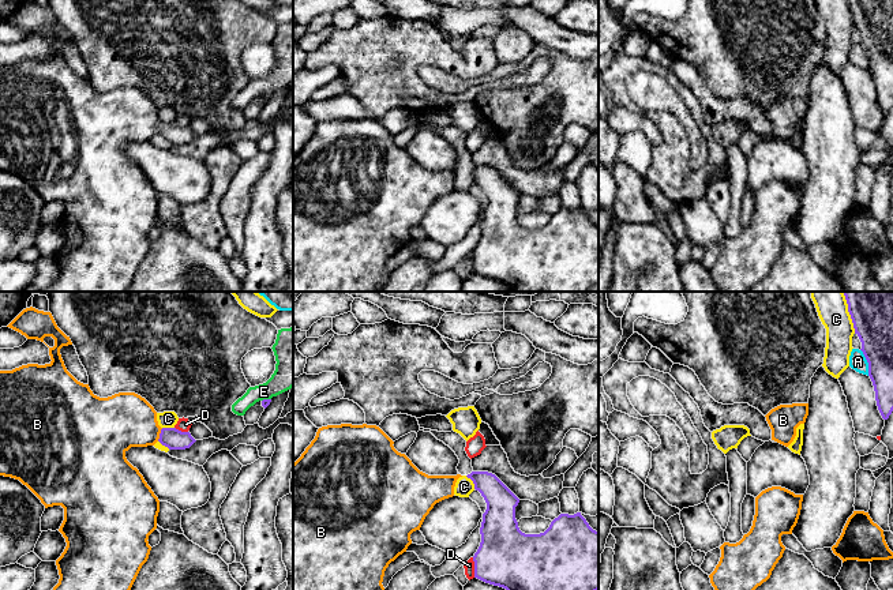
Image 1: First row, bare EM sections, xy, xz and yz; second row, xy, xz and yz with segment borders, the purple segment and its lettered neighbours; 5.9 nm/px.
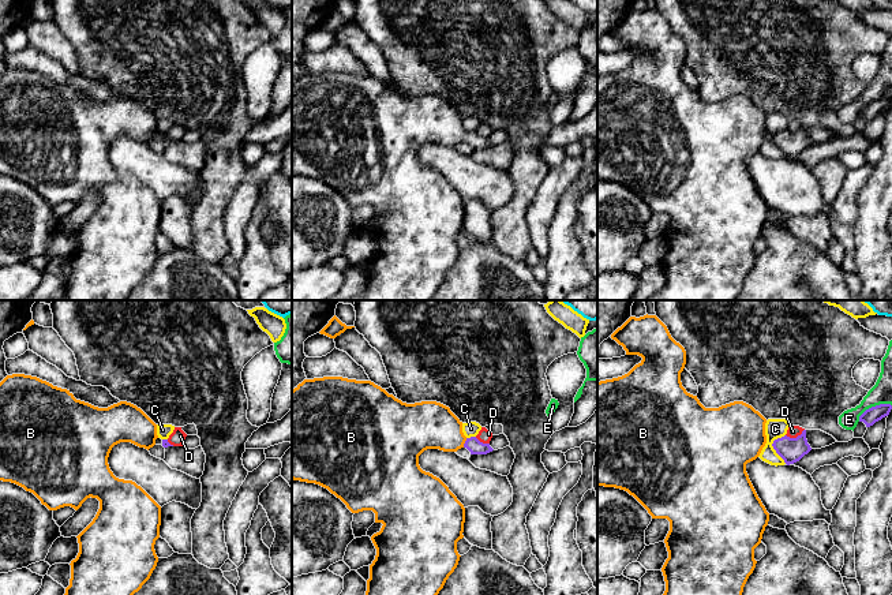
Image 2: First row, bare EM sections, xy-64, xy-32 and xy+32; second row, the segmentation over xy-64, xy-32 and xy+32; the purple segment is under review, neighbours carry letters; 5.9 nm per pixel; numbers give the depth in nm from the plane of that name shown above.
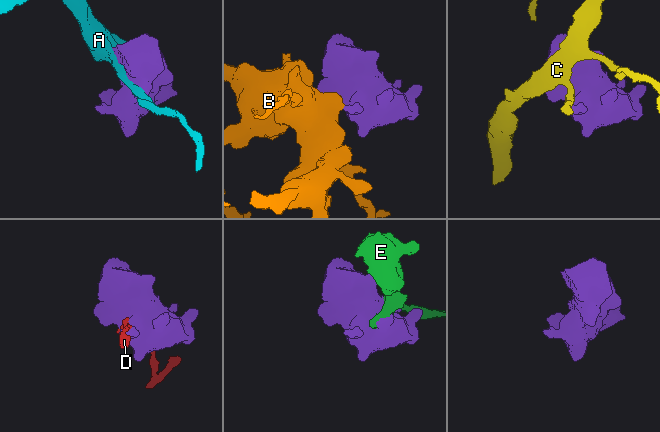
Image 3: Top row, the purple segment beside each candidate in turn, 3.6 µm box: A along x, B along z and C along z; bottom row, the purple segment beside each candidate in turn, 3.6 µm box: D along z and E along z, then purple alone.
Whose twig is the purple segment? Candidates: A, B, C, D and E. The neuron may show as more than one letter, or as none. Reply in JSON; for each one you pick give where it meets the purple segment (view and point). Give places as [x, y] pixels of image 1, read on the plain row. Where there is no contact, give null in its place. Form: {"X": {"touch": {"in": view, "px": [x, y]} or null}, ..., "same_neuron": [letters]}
{"B": {"touch": {"in": "xy", "px": [160, 130]}}, "same_neuron": ["B"]}

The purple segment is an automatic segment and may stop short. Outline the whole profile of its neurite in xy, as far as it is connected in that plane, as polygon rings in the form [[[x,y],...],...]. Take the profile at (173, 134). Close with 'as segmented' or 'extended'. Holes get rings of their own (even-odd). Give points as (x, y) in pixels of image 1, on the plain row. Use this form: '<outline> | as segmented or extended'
[[[33,1],[23,4],[7,22],[20,27],[27,34],[37,34],[44,37],[45,31],[55,34],[55,41],[49,42],[50,57],[45,60],[27,59],[12,65],[0,65],[0,170],[19,174],[26,180],[45,200],[61,200],[64,203],[64,215],[59,226],[65,233],[67,241],[61,251],[56,255],[59,264],[59,278],[48,288],[40,292],[127,292],[142,260],[147,256],[151,241],[149,240],[149,230],[157,223],[157,211],[160,207],[160,195],[145,176],[143,170],[125,153],[125,147],[131,142],[147,142],[160,136],[169,144],[190,143],[196,135],[190,127],[181,127],[176,123],[161,123],[157,116],[157,106],[140,90],[135,87],[119,87],[108,93],[100,93],[93,89],[89,79],[78,76],[65,63],[60,49],[63,41],[72,40],[56,19],[50,7],[38,5]]] | extended

